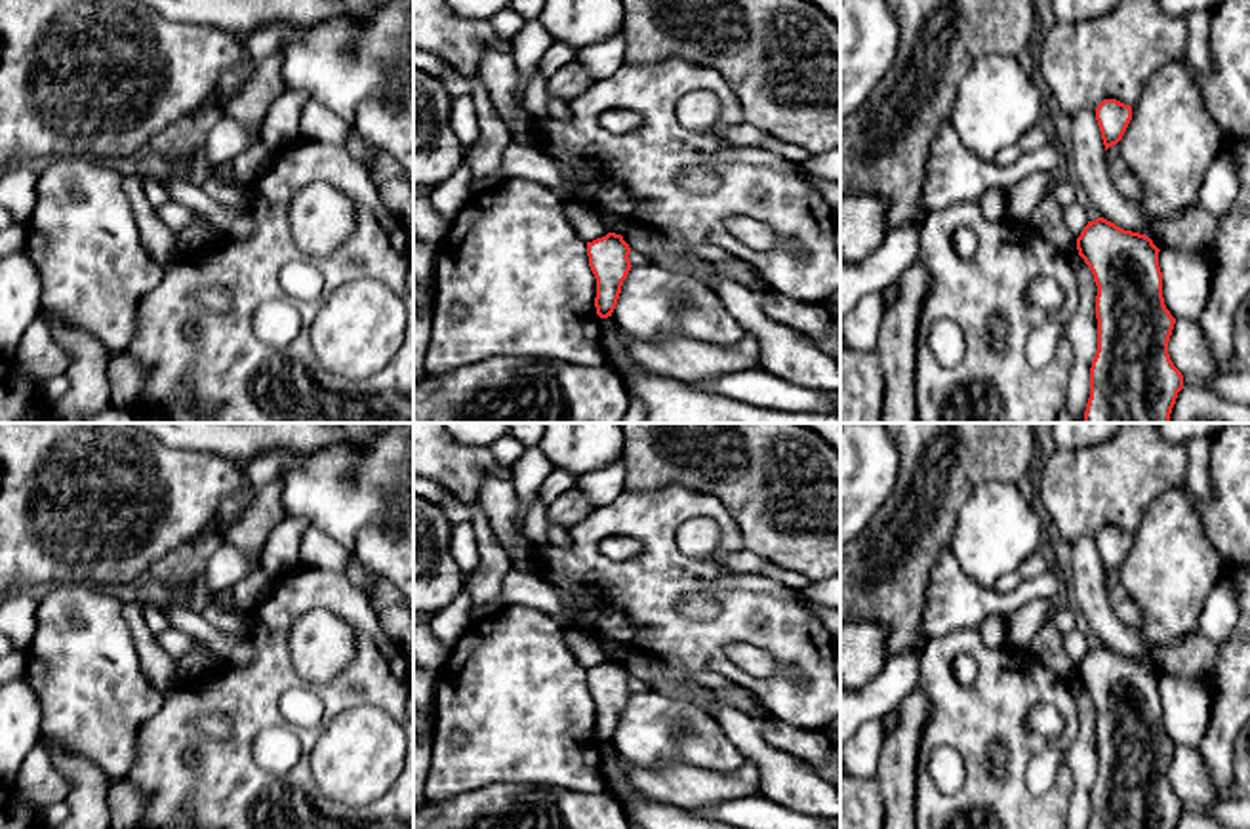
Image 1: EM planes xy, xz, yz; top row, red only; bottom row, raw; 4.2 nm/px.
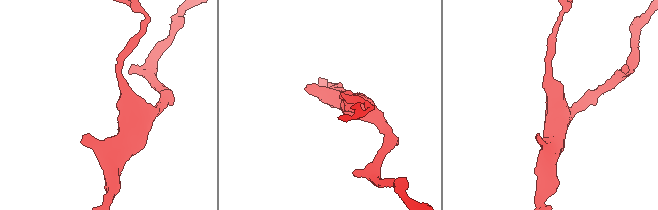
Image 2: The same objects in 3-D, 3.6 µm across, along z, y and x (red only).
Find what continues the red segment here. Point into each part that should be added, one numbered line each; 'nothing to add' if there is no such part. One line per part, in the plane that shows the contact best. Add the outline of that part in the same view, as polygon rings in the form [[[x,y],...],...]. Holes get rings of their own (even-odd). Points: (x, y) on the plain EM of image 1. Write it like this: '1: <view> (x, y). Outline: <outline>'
nothing to add

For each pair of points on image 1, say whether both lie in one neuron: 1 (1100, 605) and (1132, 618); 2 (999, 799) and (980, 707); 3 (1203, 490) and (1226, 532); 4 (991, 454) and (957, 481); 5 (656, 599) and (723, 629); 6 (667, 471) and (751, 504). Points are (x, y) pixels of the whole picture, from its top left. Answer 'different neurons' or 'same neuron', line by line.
1: different neurons
2: same neuron
3: different neurons
4: same neuron
5: same neuron
6: same neuron

